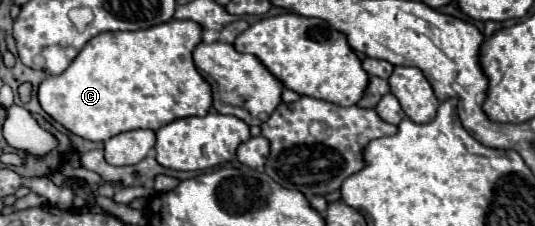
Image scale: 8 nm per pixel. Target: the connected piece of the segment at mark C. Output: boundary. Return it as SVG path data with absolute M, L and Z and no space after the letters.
M169 20L137 32L101 32L91 38L73 64L57 76L47 76L39 88L37 98L41 108L71 134L93 142L105 142L121 132L161 126L187 118L205 116L211 108L211 86L203 80L193 64L193 48L201 42L201 26L191 20Z

